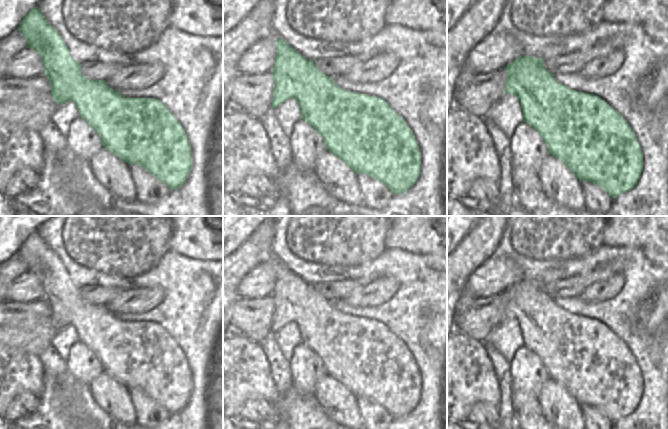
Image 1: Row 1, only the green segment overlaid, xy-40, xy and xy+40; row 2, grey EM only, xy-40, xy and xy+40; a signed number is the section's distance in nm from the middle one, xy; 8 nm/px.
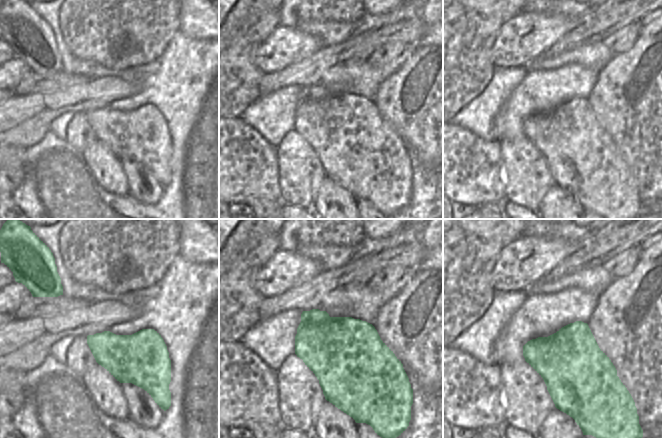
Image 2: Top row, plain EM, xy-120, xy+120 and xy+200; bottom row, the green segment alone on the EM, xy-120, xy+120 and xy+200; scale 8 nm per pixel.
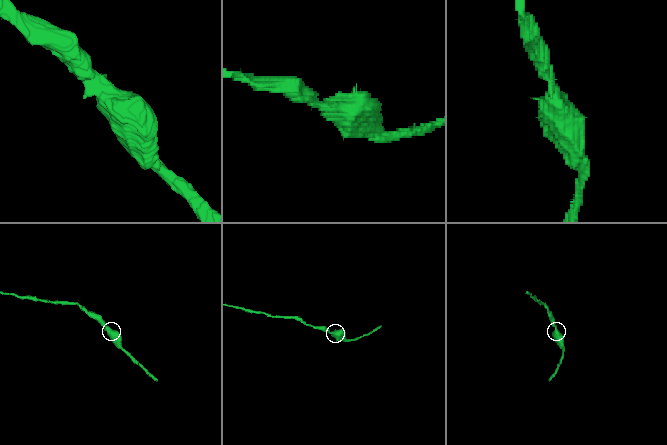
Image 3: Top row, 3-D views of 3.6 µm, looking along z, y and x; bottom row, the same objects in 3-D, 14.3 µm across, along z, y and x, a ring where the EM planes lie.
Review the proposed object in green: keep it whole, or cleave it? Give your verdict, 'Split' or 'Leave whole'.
Leave whole.

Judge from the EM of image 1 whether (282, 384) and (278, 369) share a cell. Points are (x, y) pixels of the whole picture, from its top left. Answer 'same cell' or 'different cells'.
same cell

